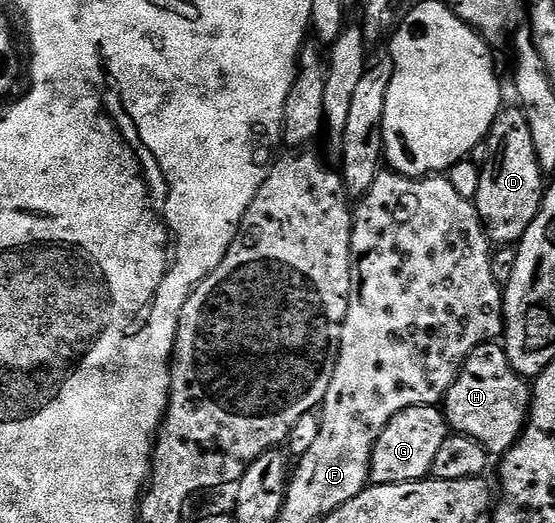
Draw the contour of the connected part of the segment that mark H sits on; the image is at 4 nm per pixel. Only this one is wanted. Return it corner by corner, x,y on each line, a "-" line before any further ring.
494,341
469,354
455,385
445,394
443,410
450,432
479,441
490,456
500,457
515,446
524,431
530,402
530,384
514,371
504,346

